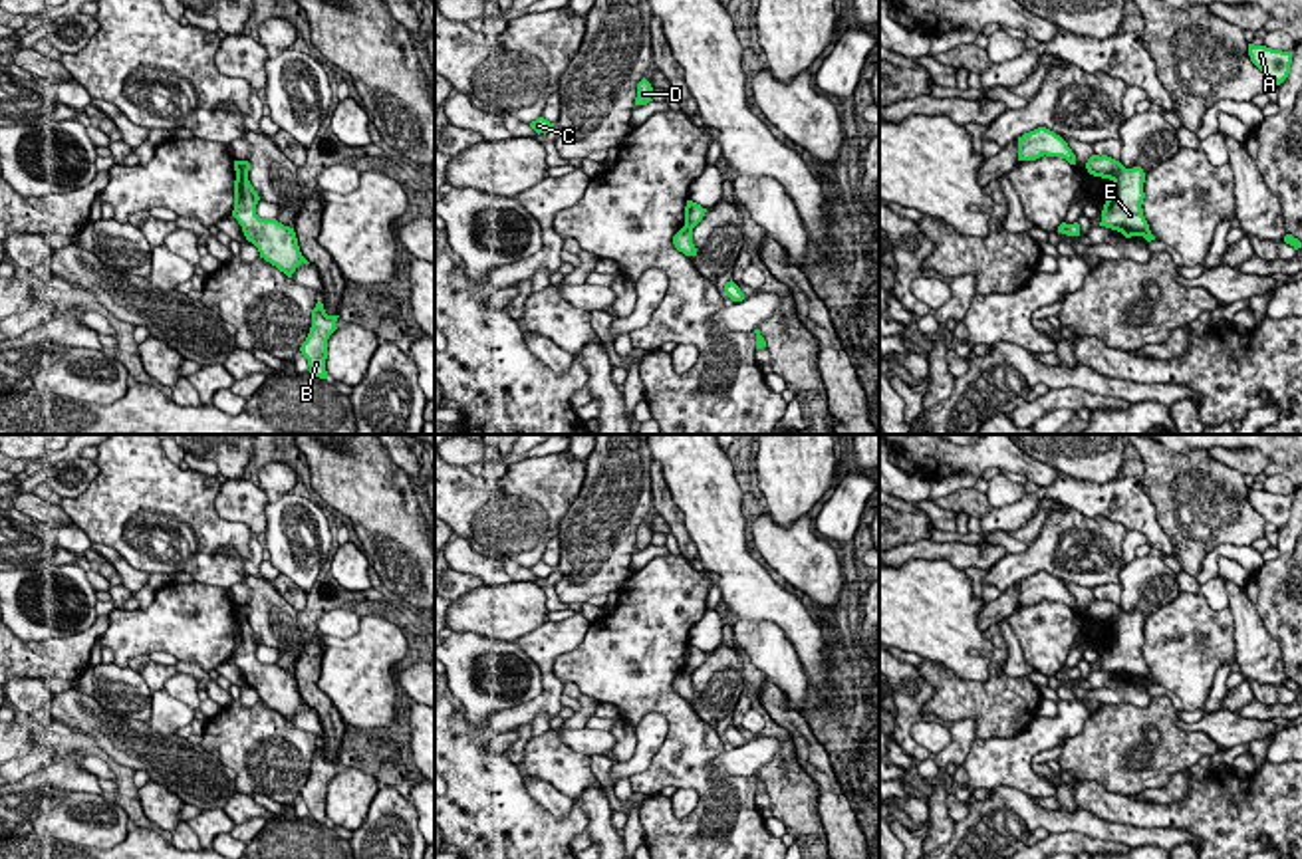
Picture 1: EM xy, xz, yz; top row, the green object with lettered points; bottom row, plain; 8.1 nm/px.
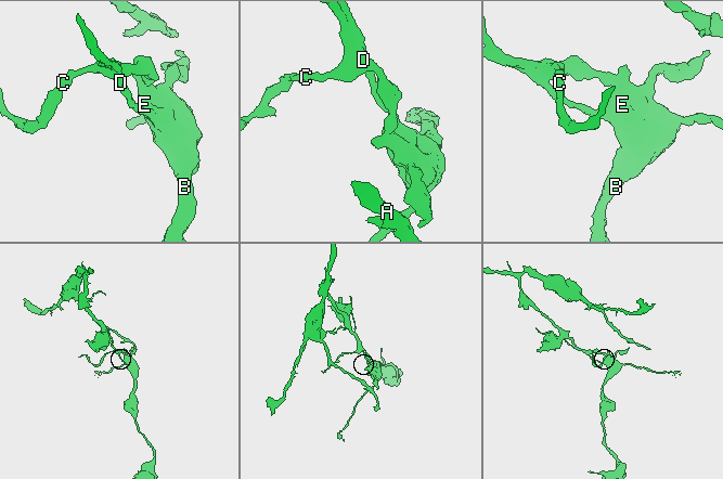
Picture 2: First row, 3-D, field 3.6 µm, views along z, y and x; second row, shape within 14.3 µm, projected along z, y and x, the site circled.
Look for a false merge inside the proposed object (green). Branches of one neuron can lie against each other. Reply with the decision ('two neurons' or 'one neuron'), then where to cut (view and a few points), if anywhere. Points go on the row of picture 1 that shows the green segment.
two neurons; cut in yz along (1120, 163), (1112, 179)

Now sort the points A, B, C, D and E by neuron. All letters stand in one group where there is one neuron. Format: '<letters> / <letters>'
A C / B D E

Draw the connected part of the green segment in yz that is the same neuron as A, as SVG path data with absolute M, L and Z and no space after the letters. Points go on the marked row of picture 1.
M1248 44L1250 61L1268 77L1280 85L1288 73L1292 63L1292 52L1272 50L1266 46Z

